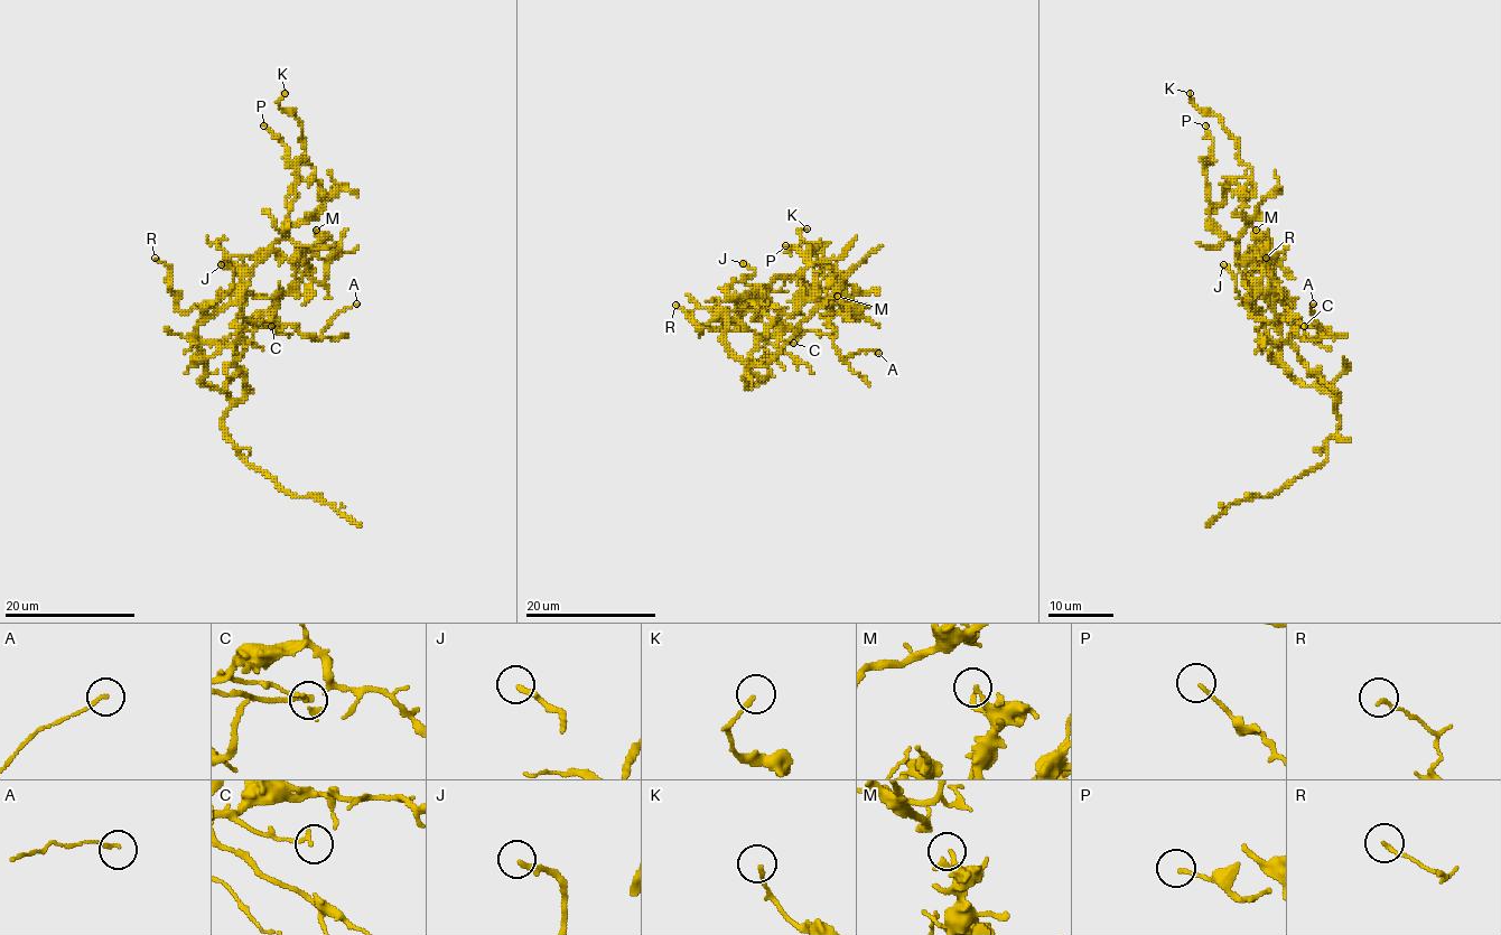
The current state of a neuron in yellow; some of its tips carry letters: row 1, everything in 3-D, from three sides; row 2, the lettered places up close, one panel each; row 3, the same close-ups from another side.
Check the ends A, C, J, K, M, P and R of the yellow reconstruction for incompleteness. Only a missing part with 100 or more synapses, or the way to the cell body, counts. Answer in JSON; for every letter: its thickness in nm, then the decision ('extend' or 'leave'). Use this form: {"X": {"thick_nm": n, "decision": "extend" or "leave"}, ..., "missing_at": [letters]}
{"A": {"thick_nm": 130, "decision": "leave"}, "C": {"thick_nm": 160, "decision": "leave"}, "J": {"thick_nm": 200, "decision": "leave"}, "K": {"thick_nm": 150, "decision": "leave"}, "M": {"thick_nm": 190, "decision": "leave"}, "P": {"thick_nm": 120, "decision": "leave"}, "R": {"thick_nm": 140, "decision": "leave"}, "missing_at": []}

